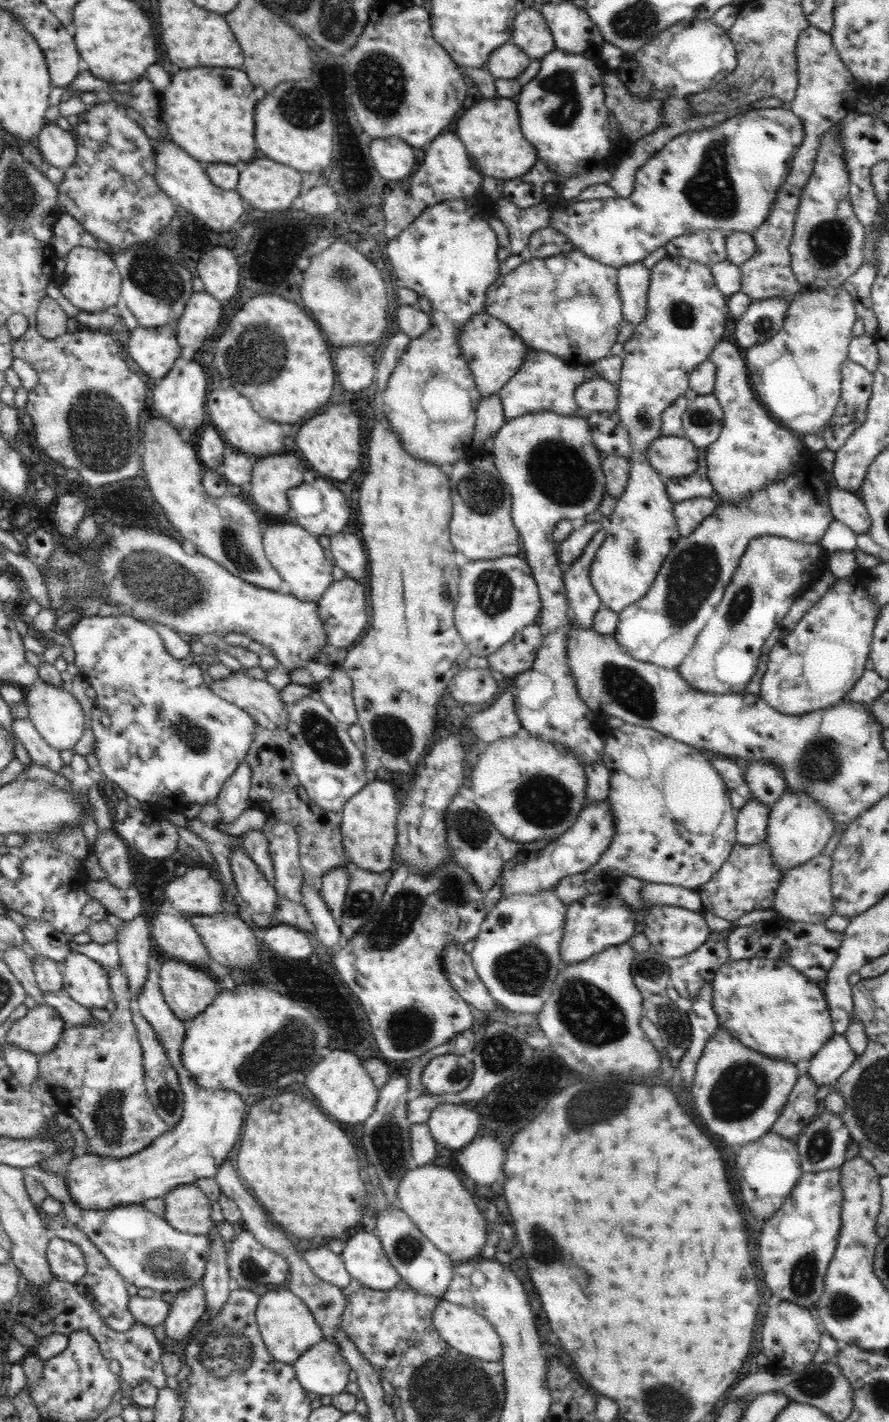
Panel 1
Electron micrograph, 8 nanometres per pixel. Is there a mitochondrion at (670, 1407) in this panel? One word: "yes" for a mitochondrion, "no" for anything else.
yes

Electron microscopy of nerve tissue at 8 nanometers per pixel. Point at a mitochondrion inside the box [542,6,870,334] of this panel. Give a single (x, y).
(711, 191)

